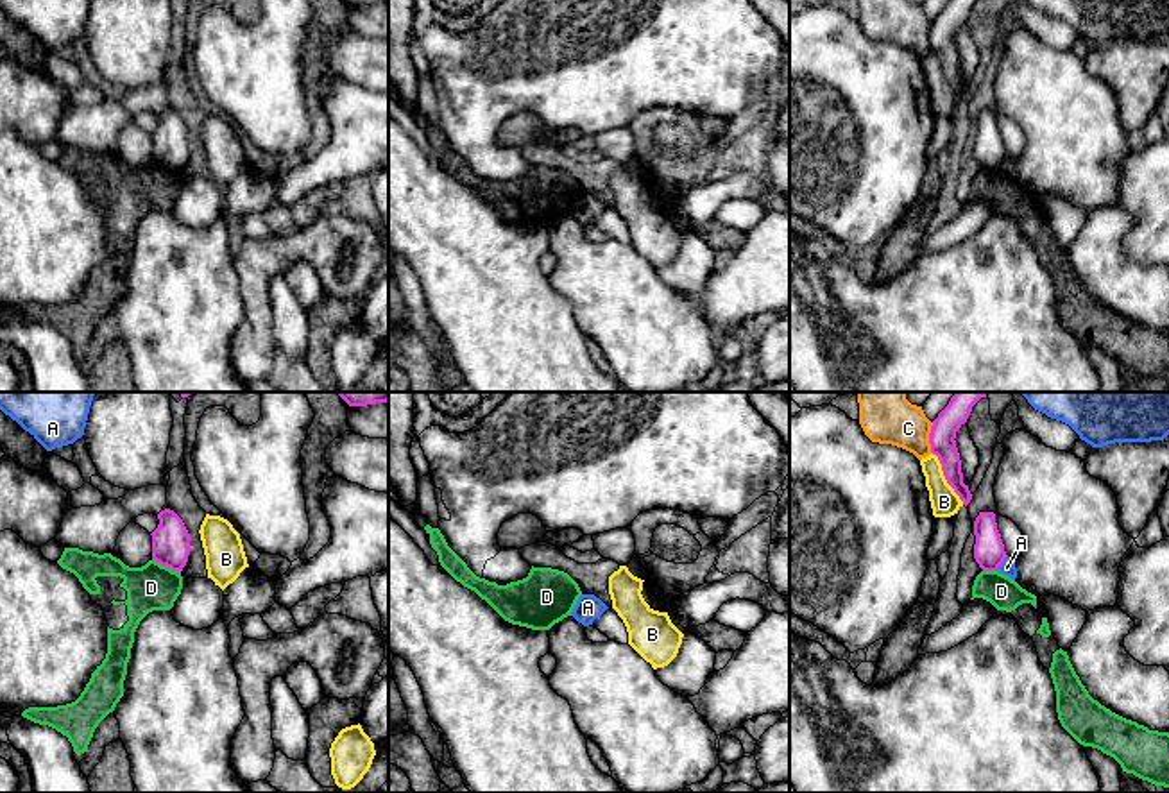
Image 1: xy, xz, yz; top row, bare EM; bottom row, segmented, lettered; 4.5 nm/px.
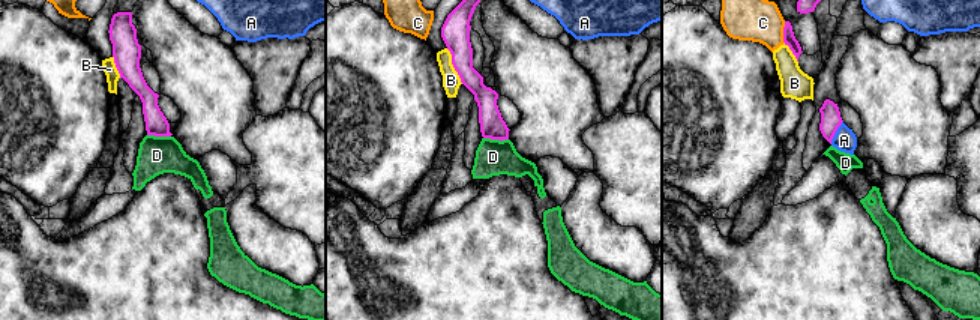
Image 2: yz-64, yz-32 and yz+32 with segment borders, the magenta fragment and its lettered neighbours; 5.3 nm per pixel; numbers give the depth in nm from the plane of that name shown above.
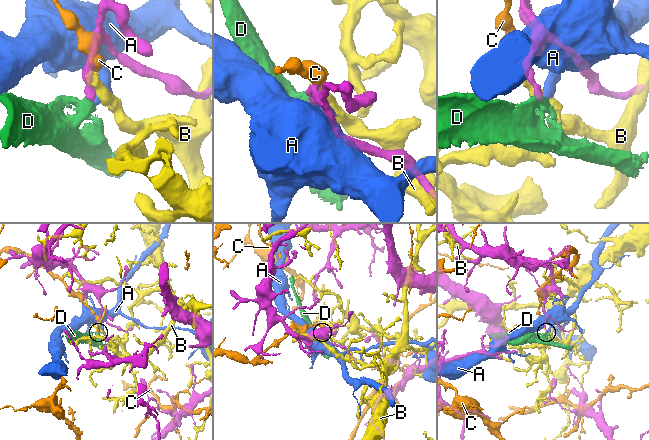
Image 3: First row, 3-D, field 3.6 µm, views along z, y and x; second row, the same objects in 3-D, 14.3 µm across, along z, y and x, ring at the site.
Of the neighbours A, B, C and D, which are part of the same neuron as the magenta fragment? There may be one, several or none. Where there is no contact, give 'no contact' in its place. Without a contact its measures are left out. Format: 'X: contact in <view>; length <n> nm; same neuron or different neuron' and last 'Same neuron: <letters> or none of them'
A: contact in yz; length 90 nm; different neuron
B: contact in yz; length 280 nm; different neuron
C: contact in yz; length 140 nm; different neuron
D: contact in xy; length 150 nm; different neuron
Same neuron: none of them

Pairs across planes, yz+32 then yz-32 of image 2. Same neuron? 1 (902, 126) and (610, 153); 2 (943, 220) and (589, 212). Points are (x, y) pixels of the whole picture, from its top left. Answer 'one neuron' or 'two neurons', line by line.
1: two neurons
2: one neuron

